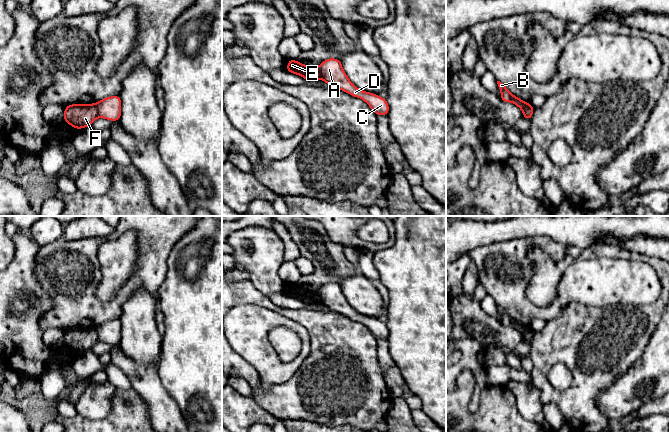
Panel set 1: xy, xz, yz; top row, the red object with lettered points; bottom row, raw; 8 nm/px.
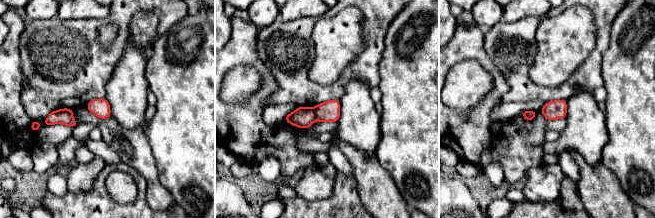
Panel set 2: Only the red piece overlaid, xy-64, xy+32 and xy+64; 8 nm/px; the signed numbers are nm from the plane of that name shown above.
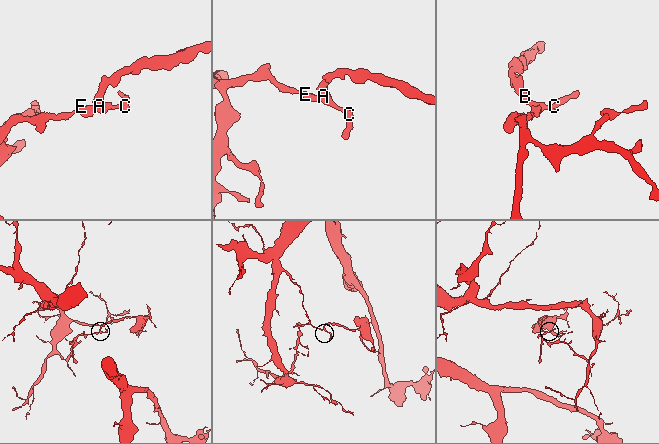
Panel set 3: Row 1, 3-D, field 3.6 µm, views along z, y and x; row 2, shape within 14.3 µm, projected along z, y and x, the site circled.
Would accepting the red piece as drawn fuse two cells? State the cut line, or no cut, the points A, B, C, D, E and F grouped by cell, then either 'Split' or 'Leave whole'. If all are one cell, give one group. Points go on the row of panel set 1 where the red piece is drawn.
Split along xy (94, 104), (99, 116). Groups: A B C D / E F. Split

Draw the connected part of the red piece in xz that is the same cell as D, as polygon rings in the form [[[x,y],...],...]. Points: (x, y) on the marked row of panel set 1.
[[[334,58],[327,59],[318,66],[318,69],[322,80],[330,86],[363,99],[376,115],[388,114],[389,106],[386,99],[355,87],[344,72],[340,60]]]

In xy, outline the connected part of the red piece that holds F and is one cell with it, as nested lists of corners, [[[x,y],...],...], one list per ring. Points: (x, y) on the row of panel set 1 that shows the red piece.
[[[72,104],[64,111],[64,121],[76,129],[91,126],[98,117],[95,104]]]

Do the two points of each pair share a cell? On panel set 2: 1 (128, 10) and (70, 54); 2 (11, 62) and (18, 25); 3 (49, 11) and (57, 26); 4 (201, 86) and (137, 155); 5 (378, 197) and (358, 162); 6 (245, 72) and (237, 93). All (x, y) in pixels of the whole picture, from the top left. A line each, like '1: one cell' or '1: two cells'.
1: one cell
2: one cell
3: two cells
4: two cells
5: one cell
6: one cell

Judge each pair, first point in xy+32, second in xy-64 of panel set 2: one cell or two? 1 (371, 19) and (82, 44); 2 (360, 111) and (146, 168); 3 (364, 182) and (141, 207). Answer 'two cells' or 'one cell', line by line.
1: one cell
2: two cells
3: two cells

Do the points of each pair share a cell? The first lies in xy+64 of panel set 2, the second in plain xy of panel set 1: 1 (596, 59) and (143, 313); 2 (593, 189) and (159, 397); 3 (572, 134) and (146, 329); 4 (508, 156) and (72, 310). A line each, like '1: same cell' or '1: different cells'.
1: different cells
2: same cell
3: same cell
4: different cells

